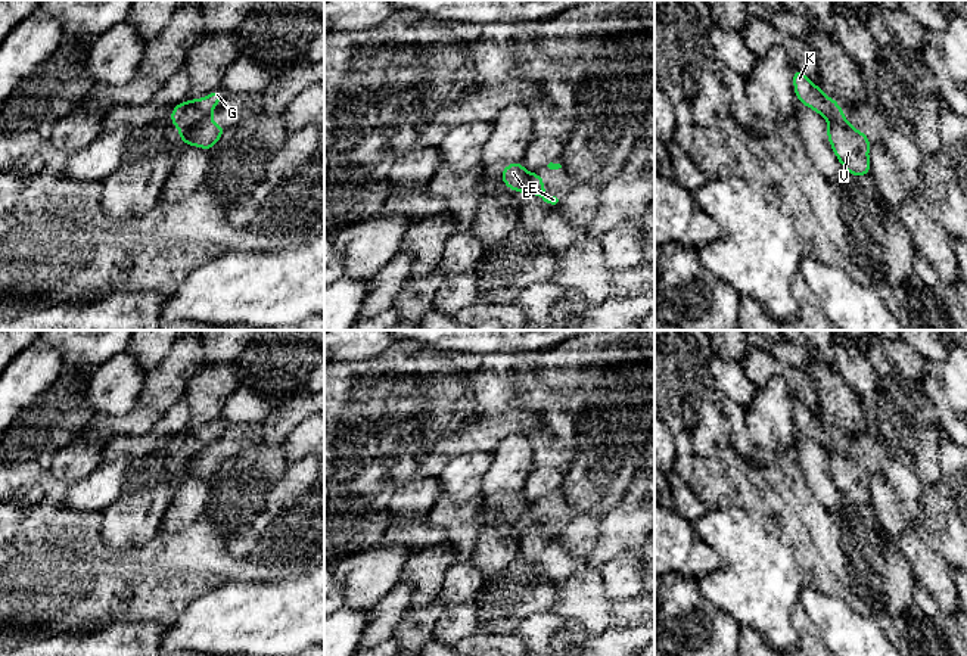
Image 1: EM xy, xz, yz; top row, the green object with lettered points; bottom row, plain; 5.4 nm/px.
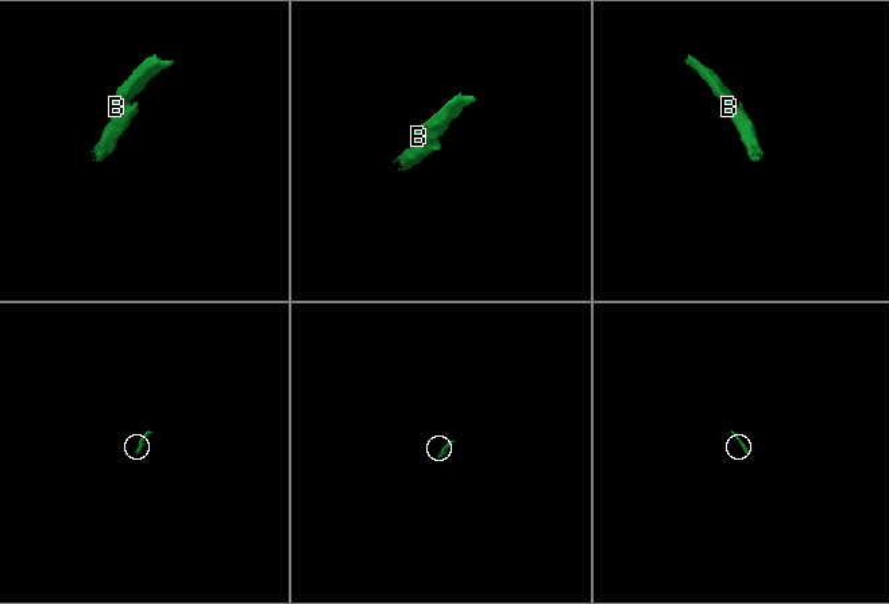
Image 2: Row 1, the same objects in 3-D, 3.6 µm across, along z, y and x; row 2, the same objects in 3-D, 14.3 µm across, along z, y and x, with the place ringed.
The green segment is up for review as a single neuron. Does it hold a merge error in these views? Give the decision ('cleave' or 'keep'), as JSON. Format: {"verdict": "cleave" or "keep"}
{"verdict": "cleave"}

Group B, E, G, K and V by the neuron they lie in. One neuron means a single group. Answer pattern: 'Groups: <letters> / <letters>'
Groups: B G K / E V

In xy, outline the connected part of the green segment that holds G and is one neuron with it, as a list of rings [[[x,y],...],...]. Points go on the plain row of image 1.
[[[220,420],[212,422],[208,428],[186,430],[174,436],[171,442],[171,453],[180,460],[195,457],[224,426]]]

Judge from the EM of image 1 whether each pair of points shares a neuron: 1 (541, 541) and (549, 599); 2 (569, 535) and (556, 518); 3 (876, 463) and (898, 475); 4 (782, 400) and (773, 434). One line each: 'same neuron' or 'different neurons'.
1: different neurons
2: different neurons
3: same neuron
4: same neuron

